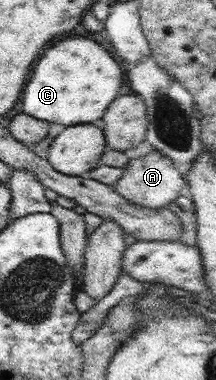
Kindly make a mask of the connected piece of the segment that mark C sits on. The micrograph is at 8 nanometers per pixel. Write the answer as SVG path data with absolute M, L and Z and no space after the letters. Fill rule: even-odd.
M73 34L64 35L60 42L44 52L22 91L22 112L51 125L94 123L106 114L126 80L120 65L98 42L70 35Z

